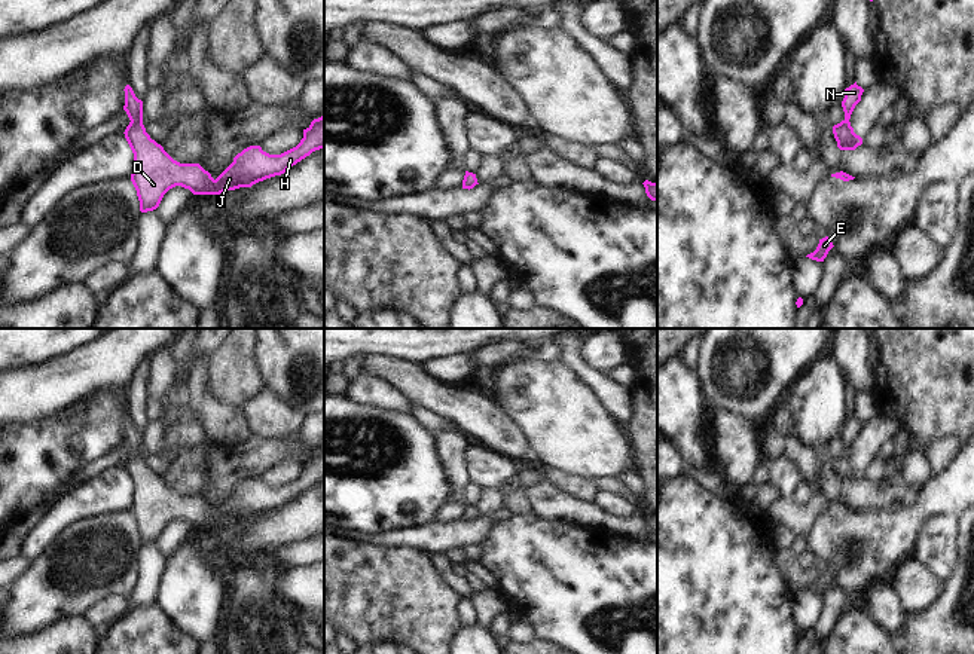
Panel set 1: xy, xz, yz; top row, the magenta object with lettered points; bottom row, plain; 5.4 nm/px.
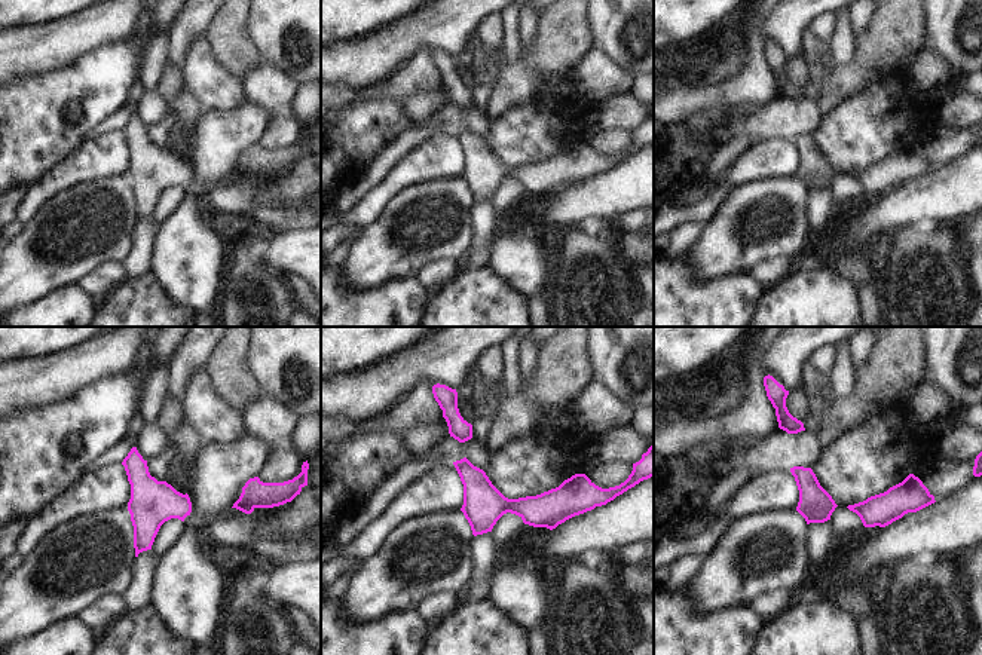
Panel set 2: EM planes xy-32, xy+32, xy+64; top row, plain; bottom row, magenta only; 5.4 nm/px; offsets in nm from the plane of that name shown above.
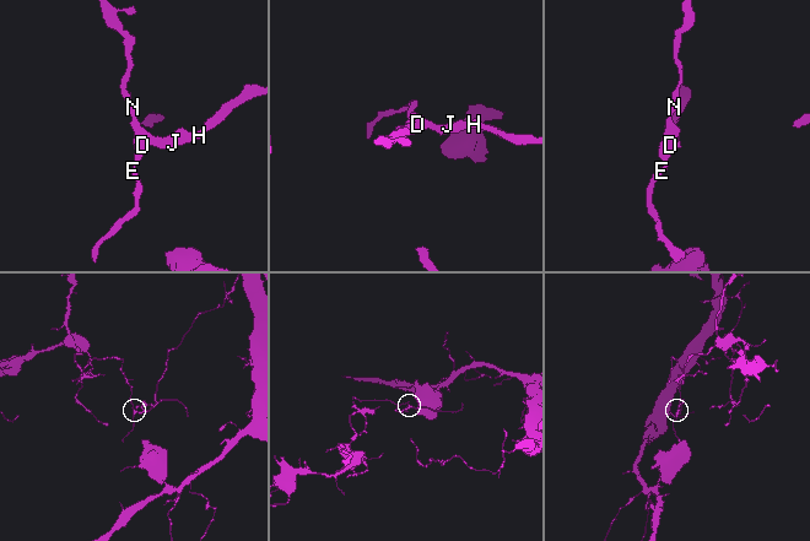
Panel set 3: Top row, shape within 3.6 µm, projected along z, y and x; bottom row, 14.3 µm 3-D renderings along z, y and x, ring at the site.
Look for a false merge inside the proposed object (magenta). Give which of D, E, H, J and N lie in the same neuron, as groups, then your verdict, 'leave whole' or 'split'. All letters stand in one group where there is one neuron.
D E H J N | leave whole

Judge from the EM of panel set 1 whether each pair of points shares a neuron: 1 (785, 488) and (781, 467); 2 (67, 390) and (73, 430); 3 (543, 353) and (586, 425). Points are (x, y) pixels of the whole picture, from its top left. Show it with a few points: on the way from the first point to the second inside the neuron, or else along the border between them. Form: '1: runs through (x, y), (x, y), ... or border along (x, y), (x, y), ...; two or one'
1: runs through (785, 483), (784, 471); one
2: border along (70, 406), (37, 419); two
3: border along (516, 358), (558, 360); two

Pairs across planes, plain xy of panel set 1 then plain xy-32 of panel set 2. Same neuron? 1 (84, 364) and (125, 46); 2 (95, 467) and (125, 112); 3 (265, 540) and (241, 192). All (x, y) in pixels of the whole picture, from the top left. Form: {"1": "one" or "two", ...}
{"1": "two", "2": "one", "3": "two"}

